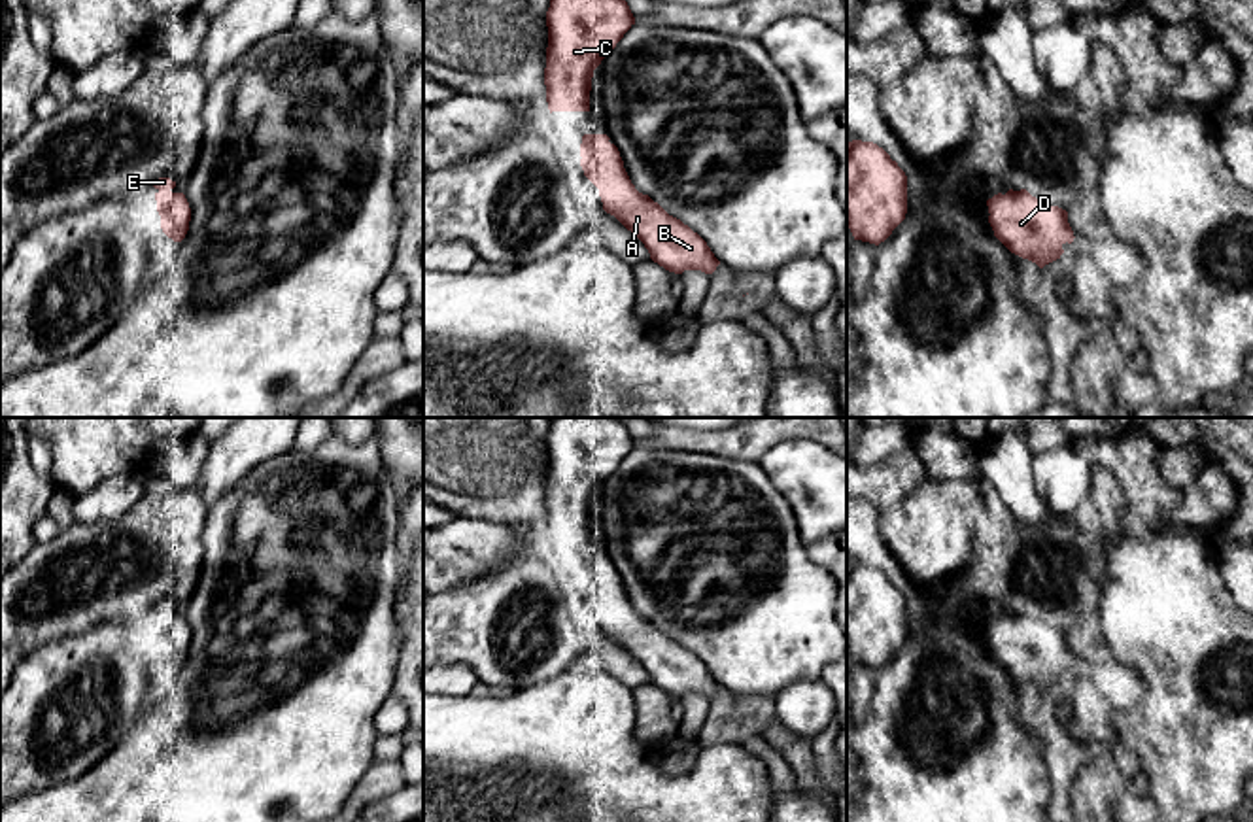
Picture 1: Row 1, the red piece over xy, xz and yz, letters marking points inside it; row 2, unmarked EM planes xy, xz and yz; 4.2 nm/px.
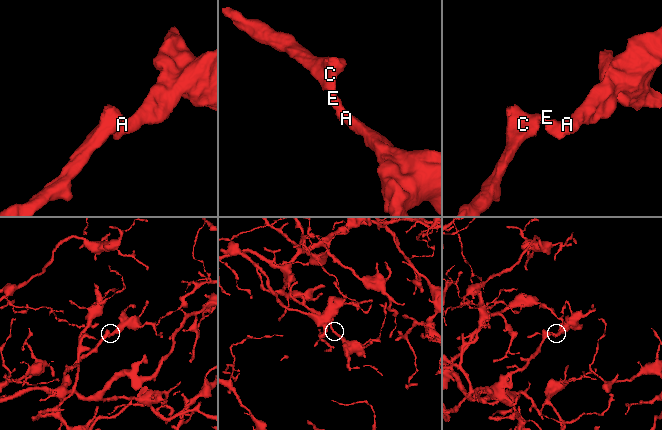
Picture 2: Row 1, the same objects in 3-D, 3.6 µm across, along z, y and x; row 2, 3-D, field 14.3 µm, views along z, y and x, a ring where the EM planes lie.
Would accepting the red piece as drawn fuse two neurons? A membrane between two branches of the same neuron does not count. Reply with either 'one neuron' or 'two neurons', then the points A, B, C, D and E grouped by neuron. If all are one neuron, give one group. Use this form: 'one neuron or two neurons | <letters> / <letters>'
one neuron | A B C D E

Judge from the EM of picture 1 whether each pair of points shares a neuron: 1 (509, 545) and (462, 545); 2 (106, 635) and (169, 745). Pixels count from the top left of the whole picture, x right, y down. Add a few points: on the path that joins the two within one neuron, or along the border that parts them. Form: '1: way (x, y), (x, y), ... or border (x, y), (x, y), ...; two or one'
1: way (497, 545), (473, 545); one
2: border (157, 705), (148, 711); two

